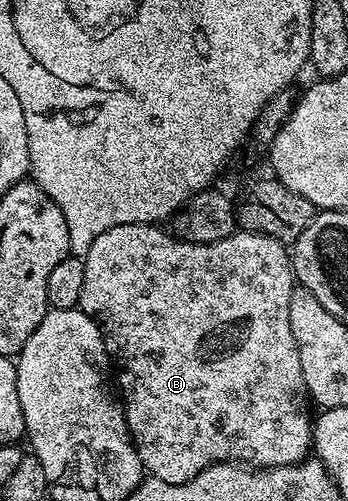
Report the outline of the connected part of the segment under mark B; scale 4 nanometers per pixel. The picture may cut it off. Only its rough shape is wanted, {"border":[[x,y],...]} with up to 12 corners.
{"border":[[119,224],[80,310],[144,473],[310,457],[286,243]]}

